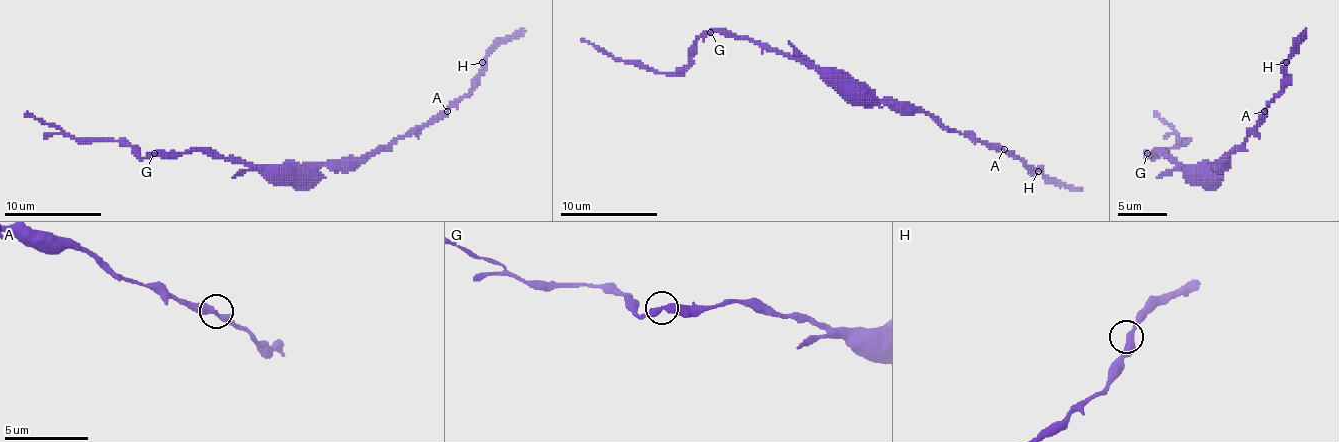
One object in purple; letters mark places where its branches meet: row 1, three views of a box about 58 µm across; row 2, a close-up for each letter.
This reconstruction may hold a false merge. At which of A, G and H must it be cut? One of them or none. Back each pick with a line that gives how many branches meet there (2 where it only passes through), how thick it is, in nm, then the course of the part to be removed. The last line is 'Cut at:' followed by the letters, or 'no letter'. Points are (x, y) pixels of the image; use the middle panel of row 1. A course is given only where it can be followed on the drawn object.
Cut at: no letter

